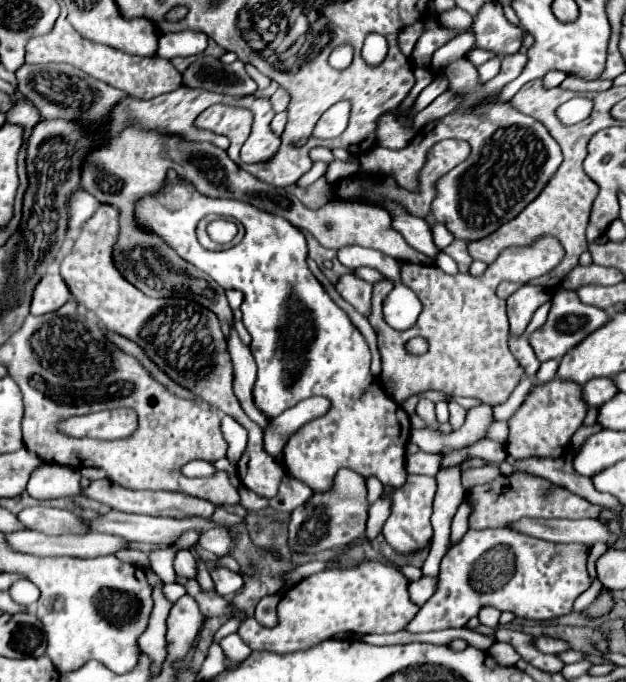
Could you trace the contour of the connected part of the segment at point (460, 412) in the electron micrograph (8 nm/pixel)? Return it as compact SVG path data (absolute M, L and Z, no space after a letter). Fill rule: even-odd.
M450 402L450 404L448 404L448 408L450 408L450 424L452 424L452 428L454 428L454 430L458 430L458 428L464 424L466 410L464 410L462 406L454 404L454 402Z

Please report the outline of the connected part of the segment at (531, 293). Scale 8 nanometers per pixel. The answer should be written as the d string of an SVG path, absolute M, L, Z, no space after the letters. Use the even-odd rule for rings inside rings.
M524 284L520 290L516 290L512 296L509 296L506 299L506 304L512 336L522 336L532 314L536 312L536 308L550 298L552 298L550 290L538 288L532 284Z

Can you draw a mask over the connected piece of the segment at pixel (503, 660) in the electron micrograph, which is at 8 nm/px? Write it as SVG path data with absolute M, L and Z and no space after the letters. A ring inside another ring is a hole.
M494 642L488 648L488 654L502 666L514 666L520 660L520 654L506 642Z

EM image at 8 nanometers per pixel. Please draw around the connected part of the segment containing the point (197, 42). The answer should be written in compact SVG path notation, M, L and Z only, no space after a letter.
M197 31L167 33L158 40L158 56L172 60L176 56L194 56L202 54L208 45L206 34Z

